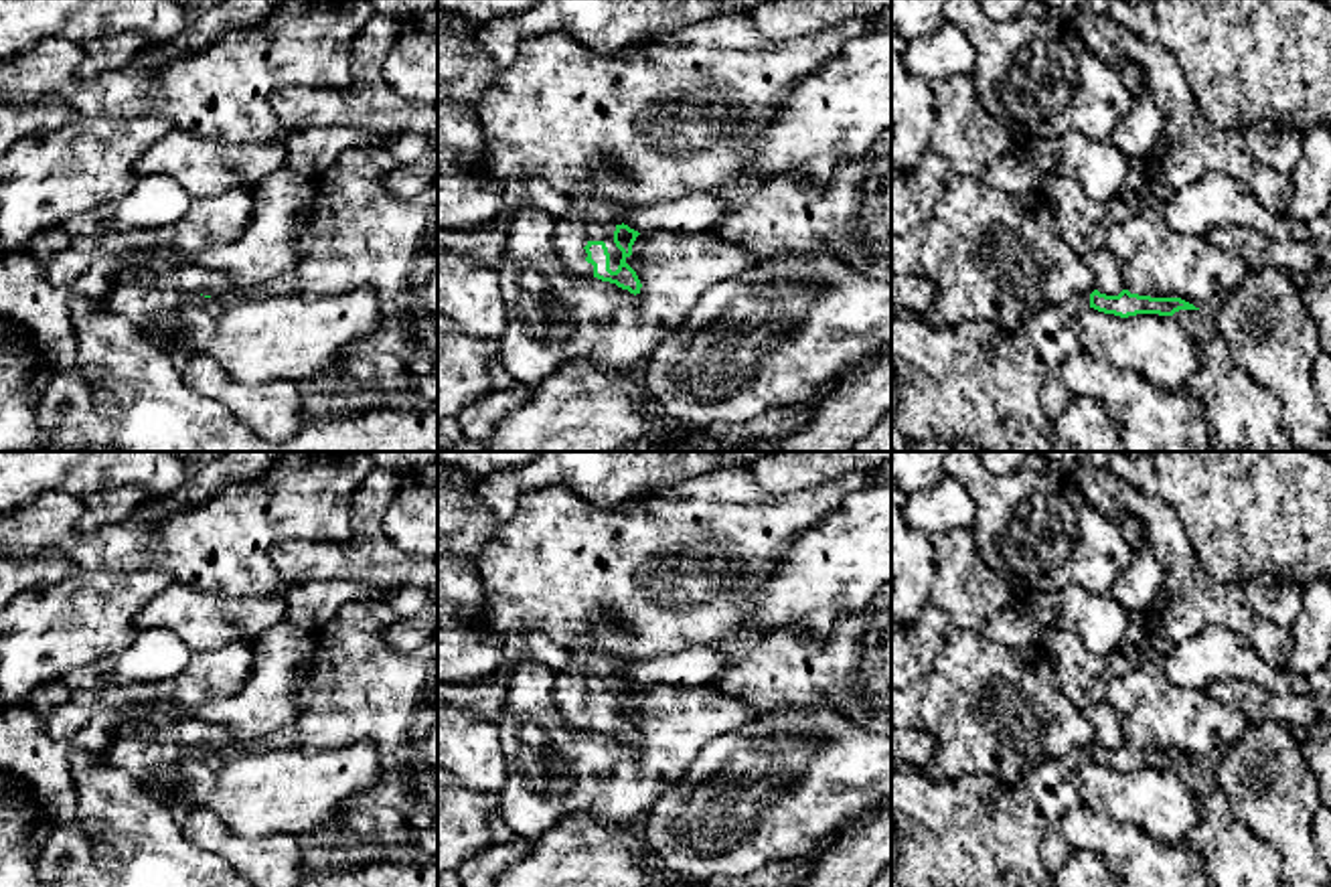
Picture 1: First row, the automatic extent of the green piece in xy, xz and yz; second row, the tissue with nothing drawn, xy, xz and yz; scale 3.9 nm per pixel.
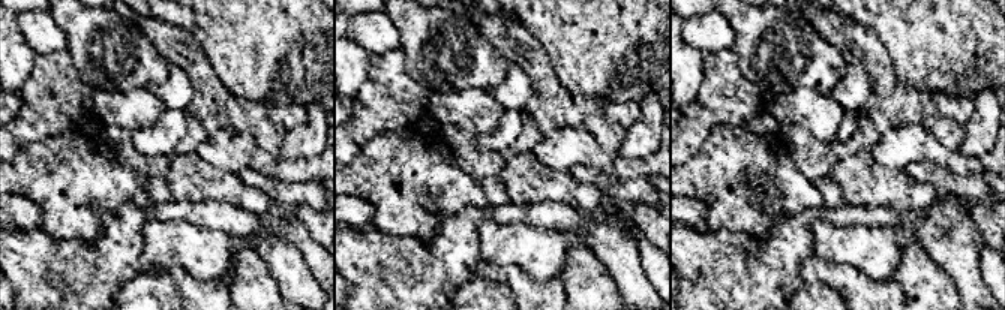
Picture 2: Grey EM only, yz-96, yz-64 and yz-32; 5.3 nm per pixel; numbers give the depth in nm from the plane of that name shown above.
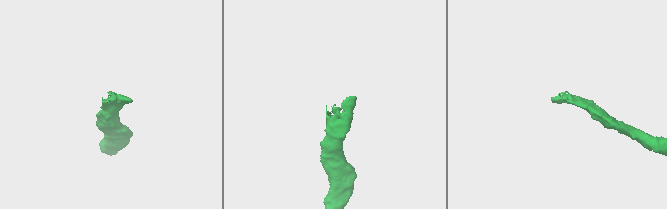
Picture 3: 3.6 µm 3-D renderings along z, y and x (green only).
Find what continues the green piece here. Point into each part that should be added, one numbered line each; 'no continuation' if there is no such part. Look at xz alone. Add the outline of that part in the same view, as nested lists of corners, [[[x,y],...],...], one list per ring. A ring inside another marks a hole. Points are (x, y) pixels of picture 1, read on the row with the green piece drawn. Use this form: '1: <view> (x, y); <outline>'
1: xz (592, 217); [[[571,196],[573,207],[557,217],[555,249],[571,273],[594,277],[594,265],[585,261],[585,245],[604,241],[610,253],[610,269],[616,271],[622,251],[614,243],[614,231],[622,225],[620,203],[602,196]]]

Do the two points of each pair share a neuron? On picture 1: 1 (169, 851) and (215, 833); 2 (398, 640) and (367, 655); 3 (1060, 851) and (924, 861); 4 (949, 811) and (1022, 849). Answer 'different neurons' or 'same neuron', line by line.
1: different neurons
2: different neurons
3: same neuron
4: same neuron

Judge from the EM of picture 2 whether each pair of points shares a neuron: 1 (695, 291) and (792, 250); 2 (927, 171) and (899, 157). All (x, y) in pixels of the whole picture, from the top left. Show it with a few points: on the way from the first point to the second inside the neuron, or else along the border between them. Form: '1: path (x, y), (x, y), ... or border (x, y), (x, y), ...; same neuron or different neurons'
1: path (719, 282), (755, 280), (768, 267); same neuron
2: border (945, 168), (936, 163), (911, 162), (903, 169); different neurons

